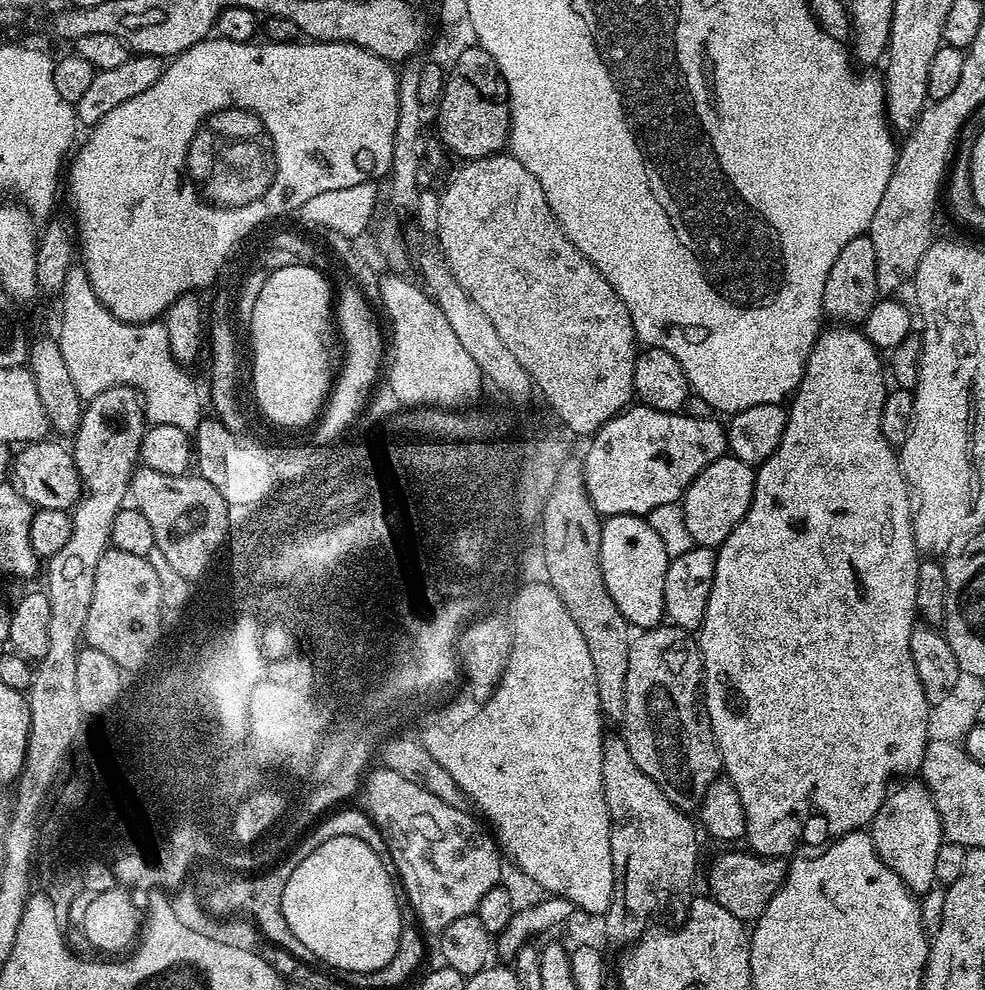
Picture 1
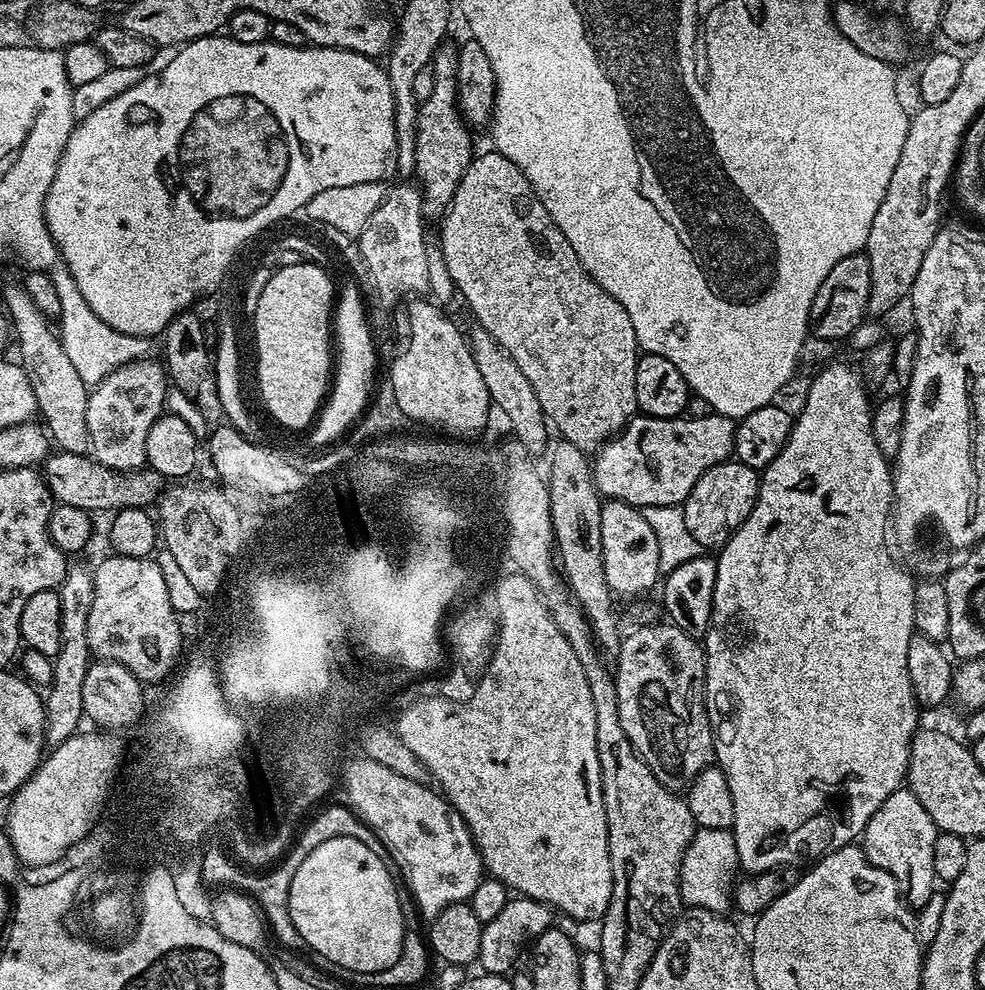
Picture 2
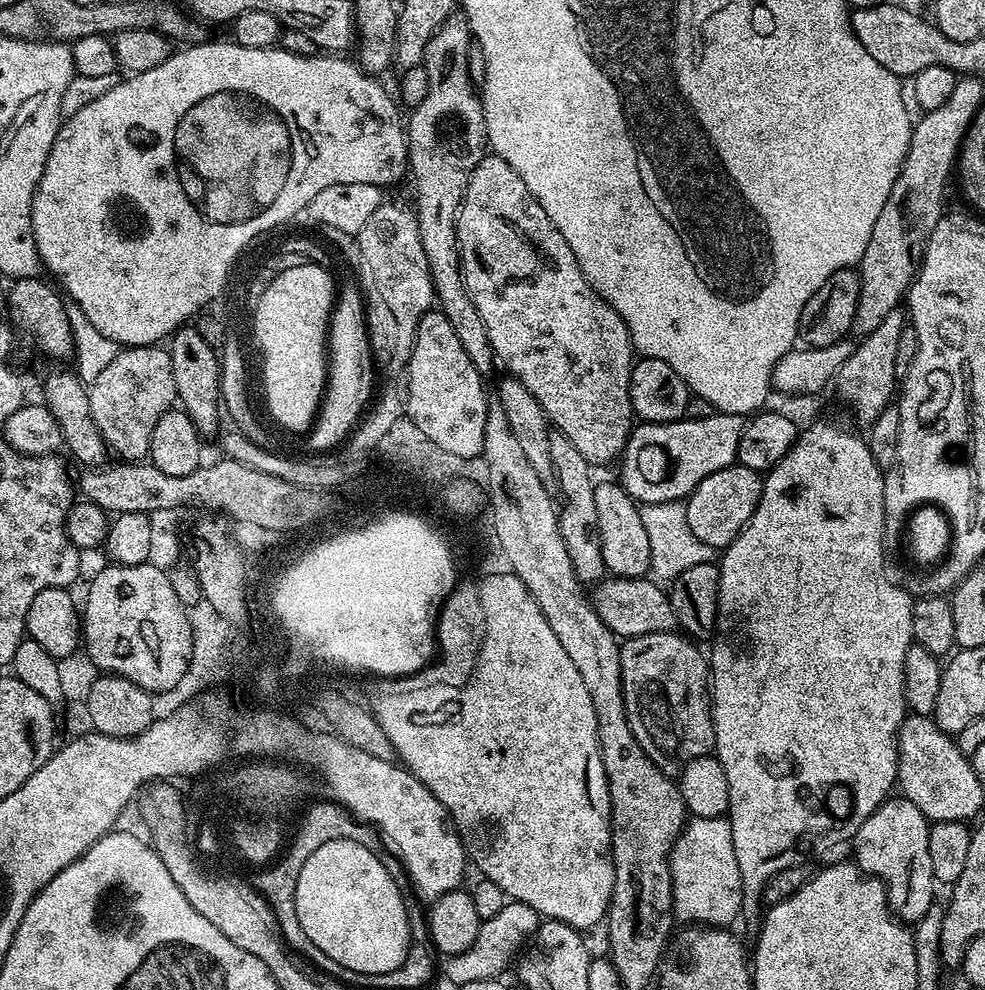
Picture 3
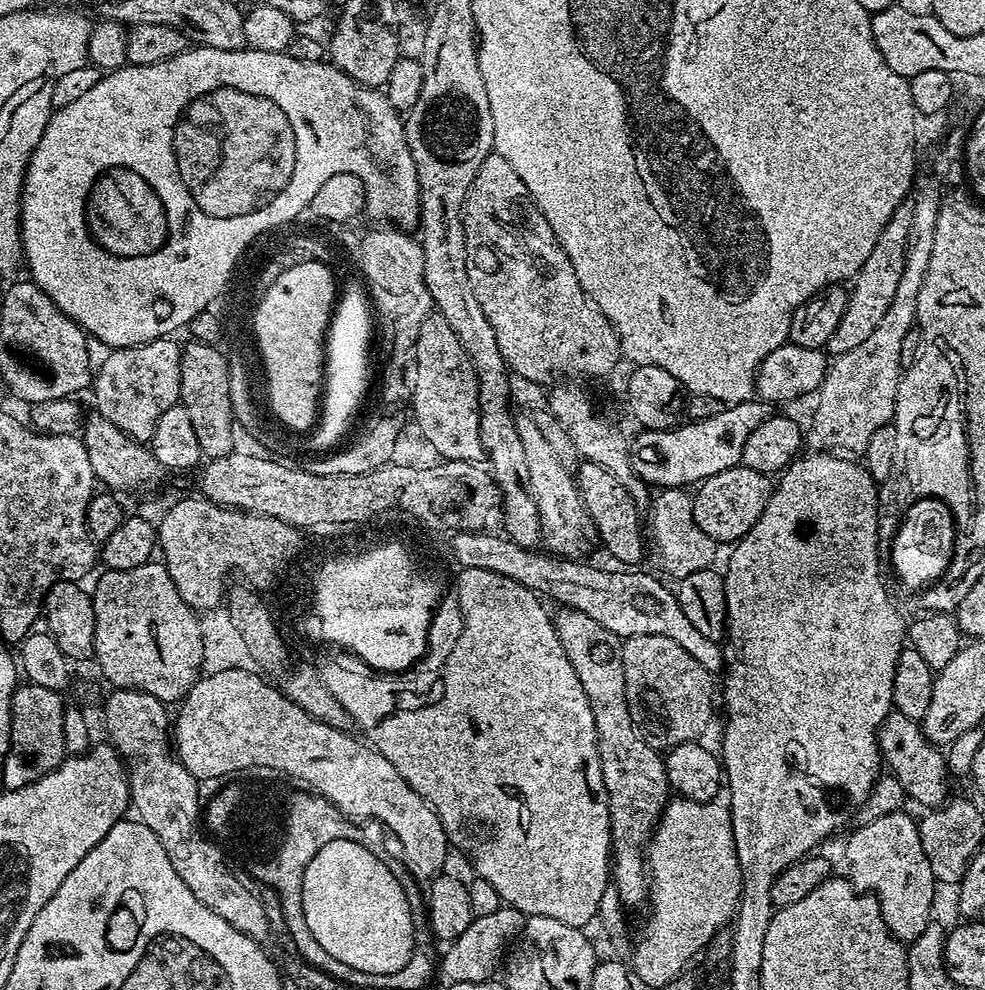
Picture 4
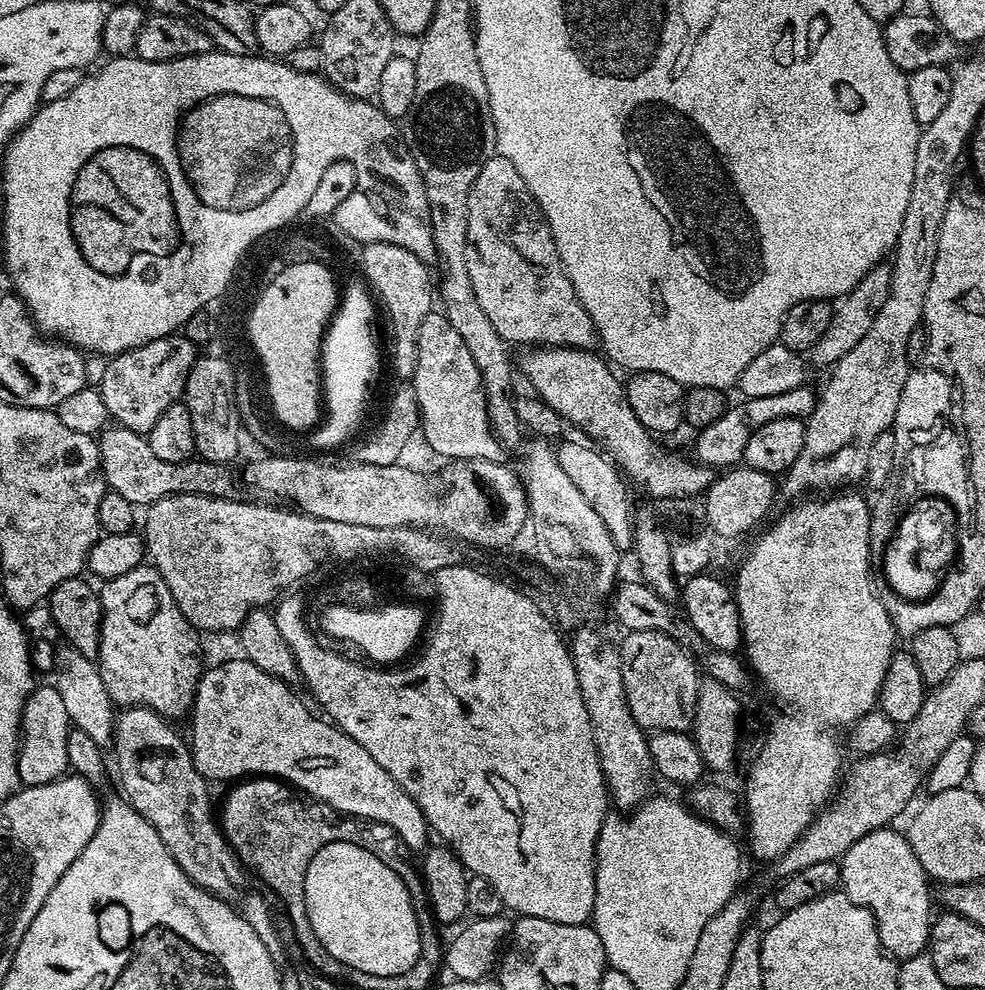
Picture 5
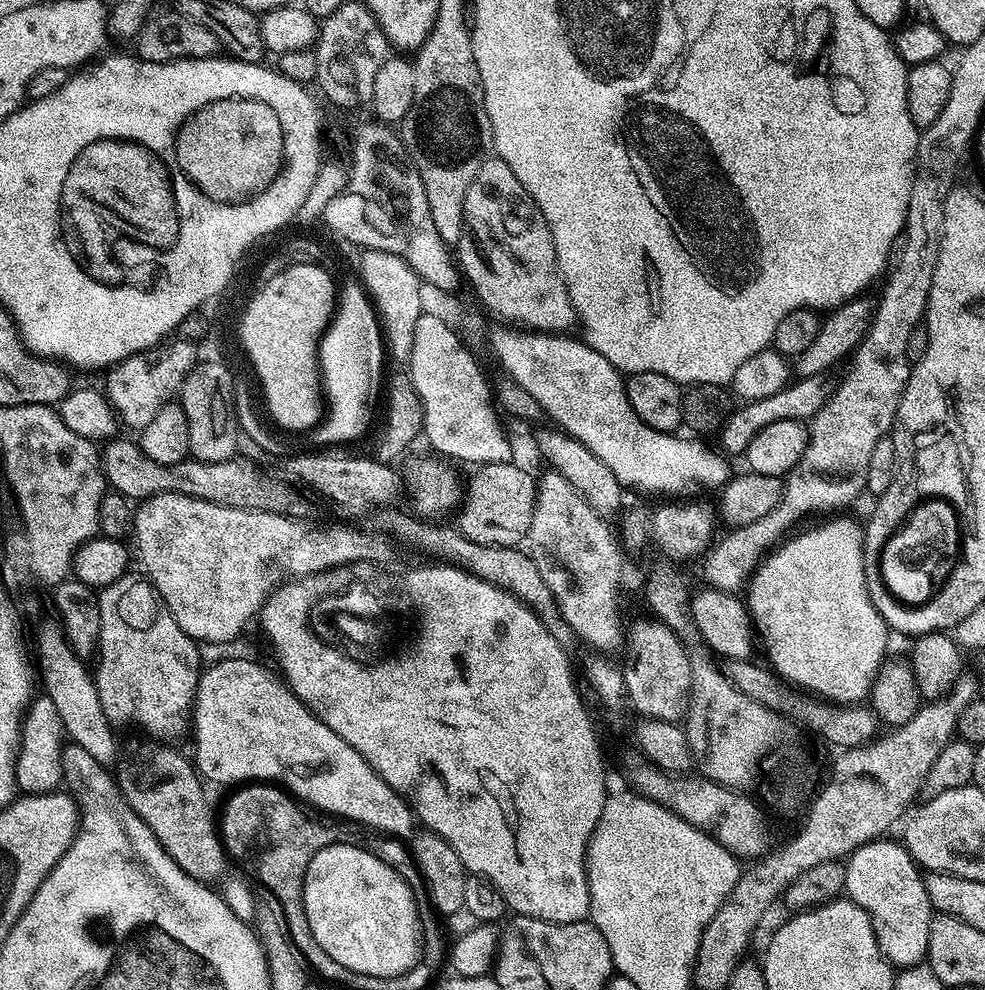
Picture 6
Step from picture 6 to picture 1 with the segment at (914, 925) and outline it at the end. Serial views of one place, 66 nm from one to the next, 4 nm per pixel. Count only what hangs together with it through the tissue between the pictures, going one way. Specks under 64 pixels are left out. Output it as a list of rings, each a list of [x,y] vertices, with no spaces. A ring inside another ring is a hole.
[[[908,778],[901,788],[893,787],[884,799],[870,825],[870,835],[882,862],[902,878],[908,891],[923,894],[937,883],[934,874],[934,862],[938,859],[938,850],[942,843],[938,810],[932,801],[932,795],[923,780]]]

